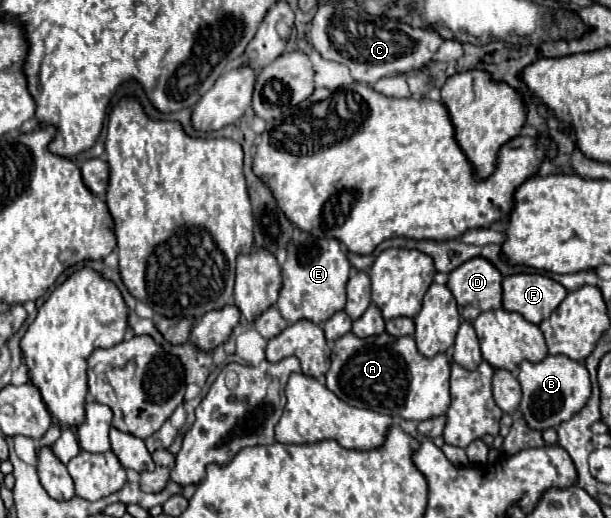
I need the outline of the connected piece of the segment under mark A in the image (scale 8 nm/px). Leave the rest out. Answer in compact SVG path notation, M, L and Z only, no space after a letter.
M387 331L379 337L355 337L347 333L333 345L331 367L327 371L327 387L353 407L371 409L389 417L409 421L425 421L445 415L449 397L451 363L445 353L423 357L417 351L413 335L391 337Z

